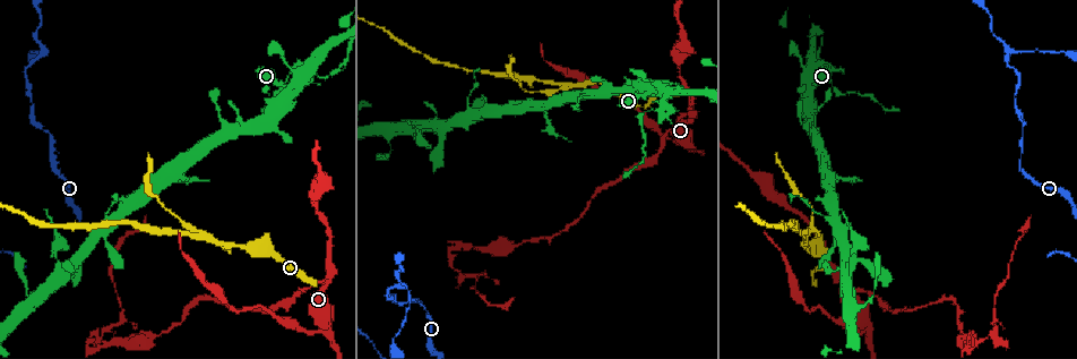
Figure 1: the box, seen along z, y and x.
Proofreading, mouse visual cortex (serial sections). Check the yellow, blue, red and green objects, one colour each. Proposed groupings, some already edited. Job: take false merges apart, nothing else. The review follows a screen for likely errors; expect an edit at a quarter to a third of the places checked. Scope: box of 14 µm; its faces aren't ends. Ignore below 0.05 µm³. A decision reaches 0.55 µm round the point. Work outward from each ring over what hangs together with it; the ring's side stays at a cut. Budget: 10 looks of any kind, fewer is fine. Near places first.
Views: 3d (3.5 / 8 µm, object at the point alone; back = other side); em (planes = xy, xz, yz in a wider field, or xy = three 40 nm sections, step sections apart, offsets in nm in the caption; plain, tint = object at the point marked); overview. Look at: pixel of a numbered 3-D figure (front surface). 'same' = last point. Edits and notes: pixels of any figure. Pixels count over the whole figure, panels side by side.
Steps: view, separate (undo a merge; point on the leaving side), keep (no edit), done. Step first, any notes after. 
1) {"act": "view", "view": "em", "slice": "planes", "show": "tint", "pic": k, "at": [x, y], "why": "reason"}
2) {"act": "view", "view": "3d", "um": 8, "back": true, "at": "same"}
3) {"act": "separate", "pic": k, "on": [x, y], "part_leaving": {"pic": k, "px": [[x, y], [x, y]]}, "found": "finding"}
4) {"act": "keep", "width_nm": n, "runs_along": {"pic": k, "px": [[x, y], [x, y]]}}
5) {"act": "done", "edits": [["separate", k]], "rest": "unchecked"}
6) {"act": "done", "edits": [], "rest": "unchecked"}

{"act": "view", "view": "3d", "um": 3.5, "pic": 1, "at": [306, 333], "why": "calibre changes"}

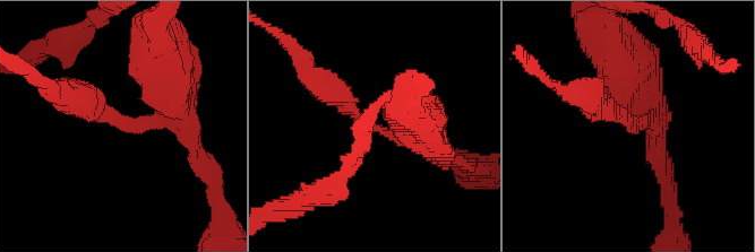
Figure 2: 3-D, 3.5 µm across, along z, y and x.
{"act": "view", "view": "em", "slice": "xy", "step": 1, "show": "tint", "pic": 2, "at": [632, 123], "arm_widths_nm": [200, 300]}

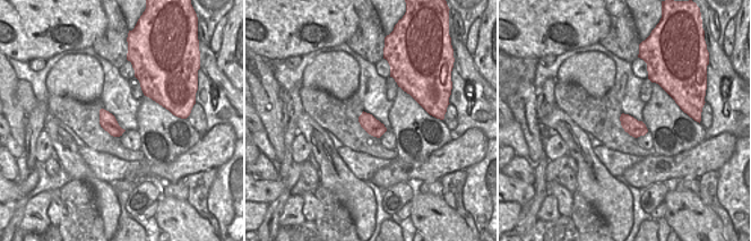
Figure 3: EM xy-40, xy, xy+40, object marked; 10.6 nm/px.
{"act": "keep", "runs_along": {"pic": 2, "px": [[438, 151], [389, 137], [327, 90]]}, "found": "all the same cell"}

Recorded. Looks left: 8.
{"act": "view", "view": "3d", "um": 3.5, "back": true, "pic": 1, "at": [31, 308], "why": "arms part here"}

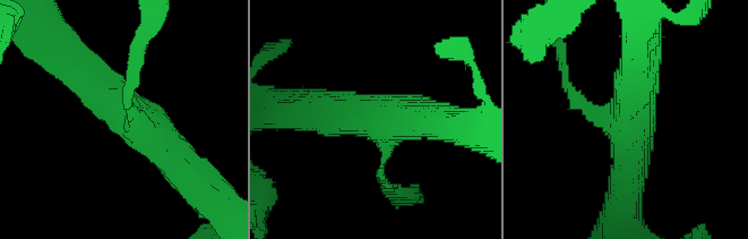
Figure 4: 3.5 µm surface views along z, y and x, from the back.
{"act": "view", "view": "em", "slice": "xy", "step": 2, "show": "tint", "pic": 4, "at": [379, 127], "arms": 3, "arm_widths_nm": [100, 450, 500]}

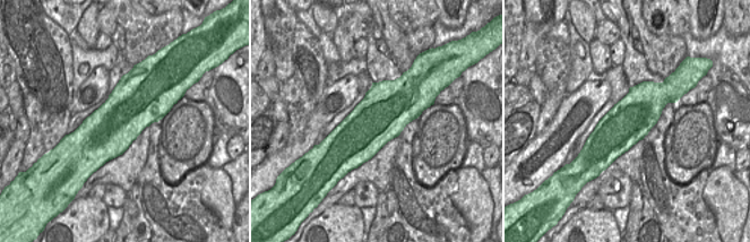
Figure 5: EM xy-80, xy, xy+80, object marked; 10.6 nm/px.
{"act": "keep", "runs_along": {"pic": 4, "px": [[70, 62], [185, 170]]}, "found": "one cell here"}

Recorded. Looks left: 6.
{"act": "view", "view": "3d", "um": 3.5, "pic": 1, "at": [329, 277], "why": "thick turns thin"}

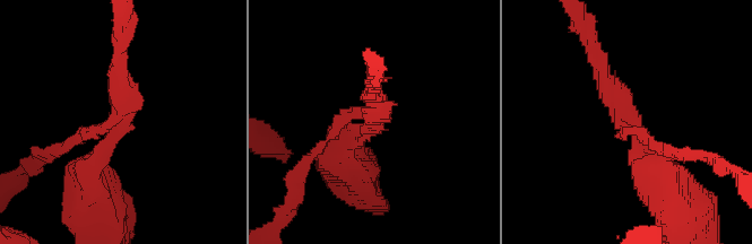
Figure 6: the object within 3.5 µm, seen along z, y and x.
{"act": "view", "view": "em", "slice": "xy", "step": 3, "show": "tint", "pic": 6, "at": [372, 113], "arms": 3, "arm_widths_nm": [150, 200, 300]}

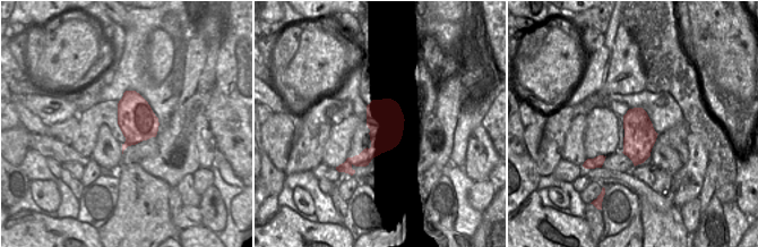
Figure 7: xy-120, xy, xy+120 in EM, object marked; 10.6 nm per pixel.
{"act": "separate", "pic": 6, "on": [76, 139], "width_nm": 400, "part_leaving": {"pic": 6, "px": [[107, 125], [42, 154]]}, "found": "two cells meet here"}

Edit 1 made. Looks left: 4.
{"act": "view", "view": "overview", "why": "redraw"}

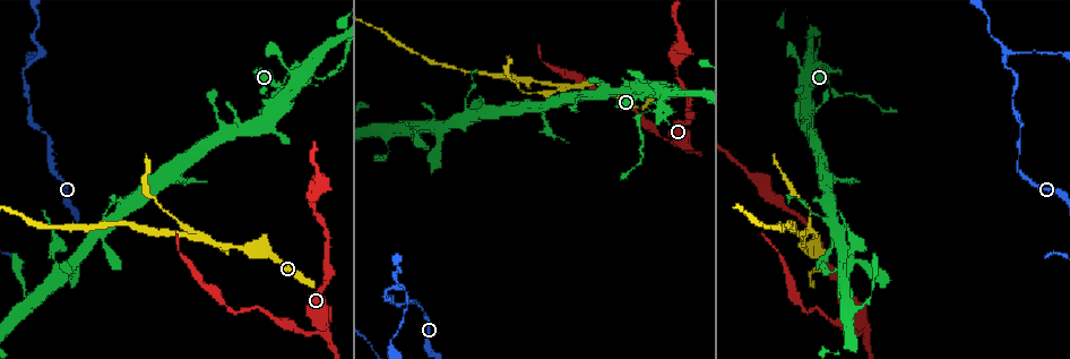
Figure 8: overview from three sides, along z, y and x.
{"act": "view", "view": "3d", "um": 8, "back": true, "pic": 8, "at": [657, 112], "why": "sharp bend"}

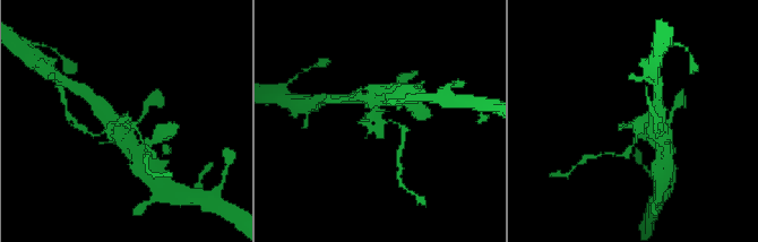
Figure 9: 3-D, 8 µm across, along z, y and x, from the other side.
{"act": "view", "view": "em", "slice": "planes", "show": "tint", "pic": 9, "at": [377, 125], "arm_widths_nm": [100, 300], "why": "shape alone is not enough"}

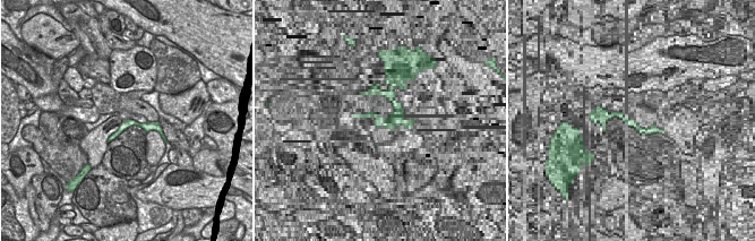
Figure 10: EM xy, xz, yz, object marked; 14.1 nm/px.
{"act": "keep", "runs_along": {"pic": 10, "px": [[160, 130], [126, 123], [113, 136]]}, "found": "continuous, no second cell"}

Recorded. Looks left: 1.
{"act": "done", "edits": [["separate", 6]], "rest": "unchecked"}

